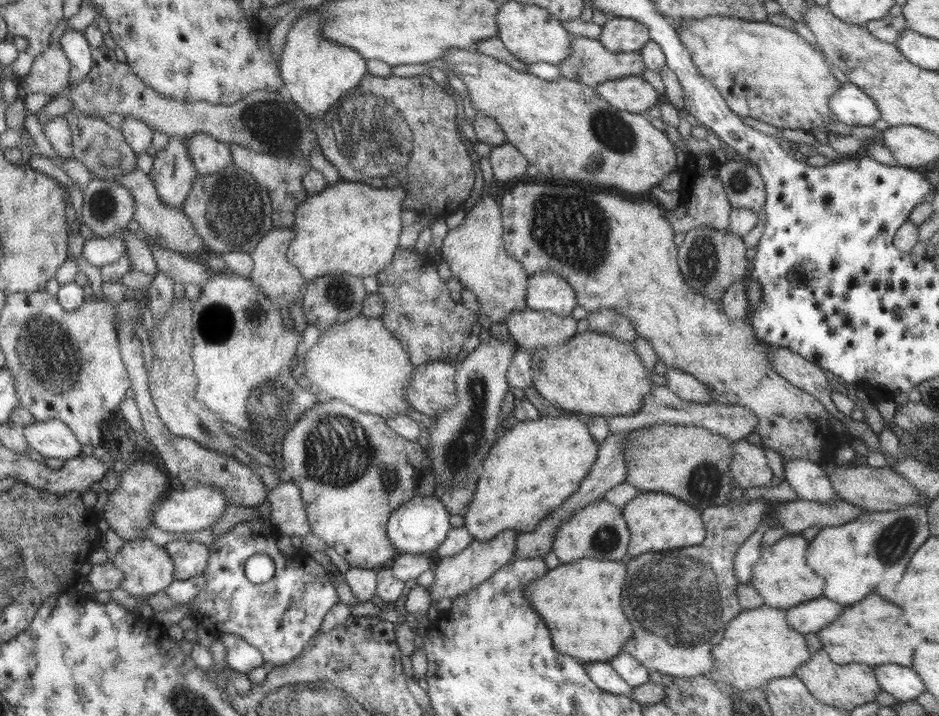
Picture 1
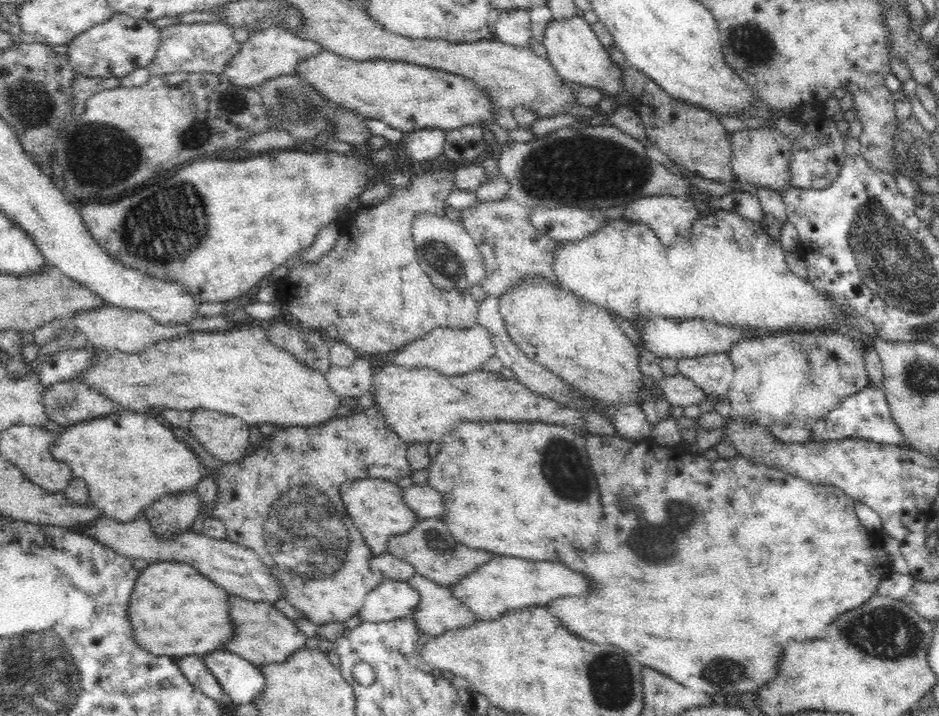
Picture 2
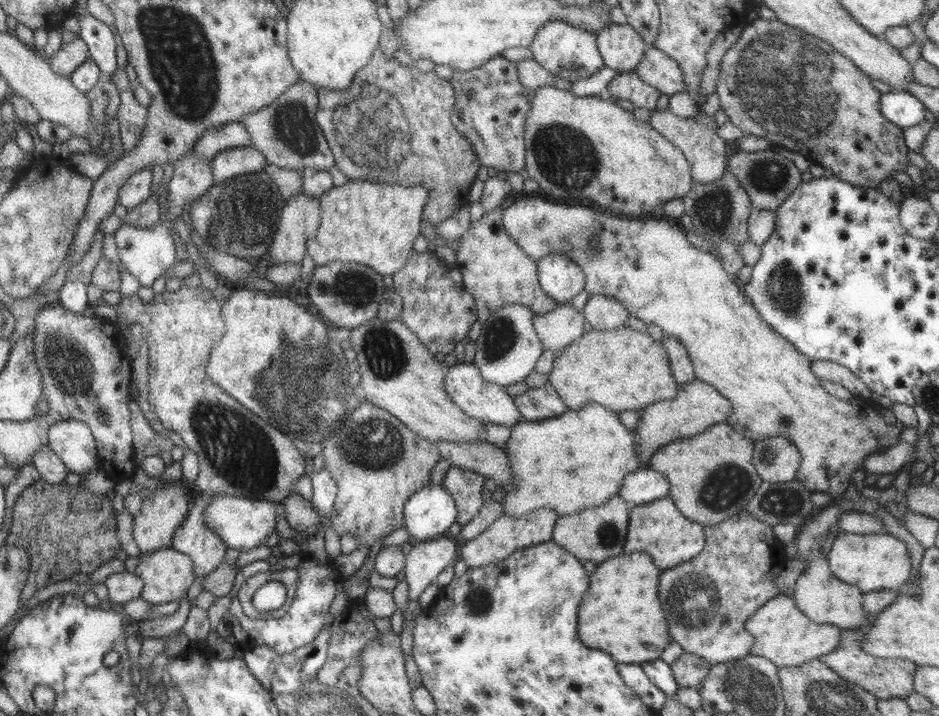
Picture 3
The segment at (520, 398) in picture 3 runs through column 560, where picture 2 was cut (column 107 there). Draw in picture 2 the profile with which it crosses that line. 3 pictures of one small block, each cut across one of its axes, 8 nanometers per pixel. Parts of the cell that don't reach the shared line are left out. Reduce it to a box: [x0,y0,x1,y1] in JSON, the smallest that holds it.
[44,379,123,427]

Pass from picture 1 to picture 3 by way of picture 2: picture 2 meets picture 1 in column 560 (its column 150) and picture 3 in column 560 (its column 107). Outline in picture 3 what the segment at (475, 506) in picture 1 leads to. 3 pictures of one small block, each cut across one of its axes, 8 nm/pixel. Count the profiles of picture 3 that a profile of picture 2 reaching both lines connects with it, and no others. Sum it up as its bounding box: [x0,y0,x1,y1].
[501,402,648,518]

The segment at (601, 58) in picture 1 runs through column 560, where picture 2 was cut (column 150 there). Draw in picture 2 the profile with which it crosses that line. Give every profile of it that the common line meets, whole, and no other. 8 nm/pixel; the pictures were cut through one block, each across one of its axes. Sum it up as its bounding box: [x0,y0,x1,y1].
[148,23,242,75]

